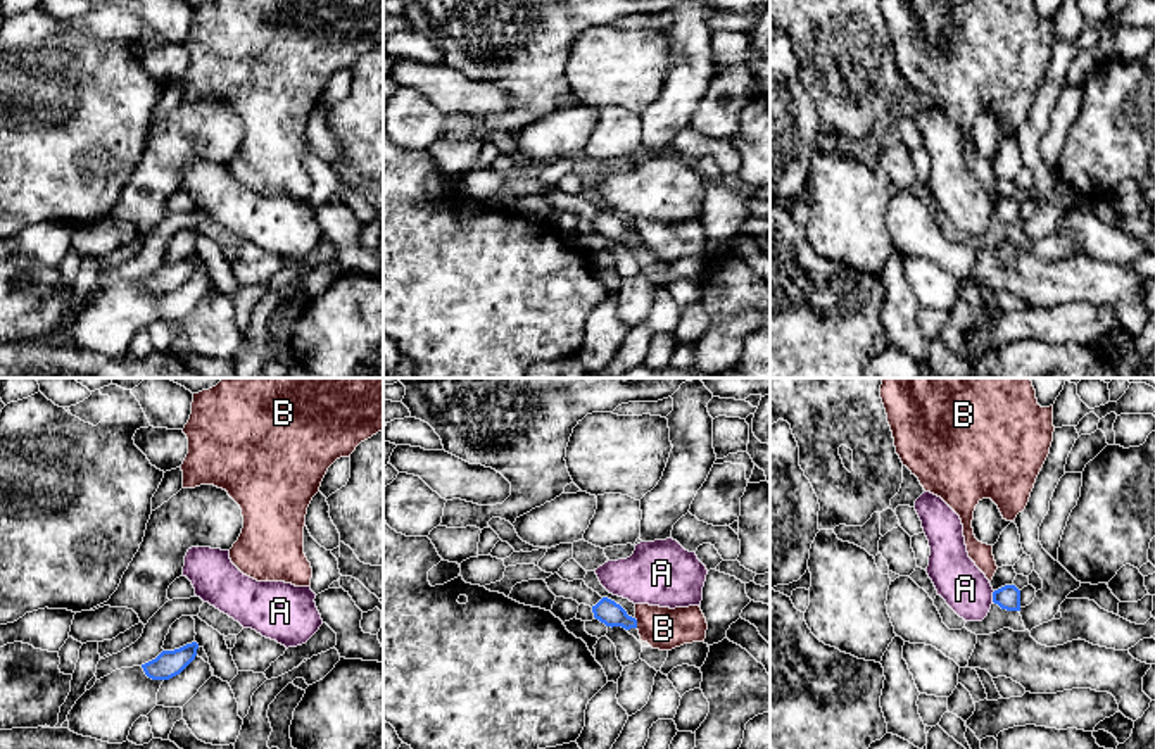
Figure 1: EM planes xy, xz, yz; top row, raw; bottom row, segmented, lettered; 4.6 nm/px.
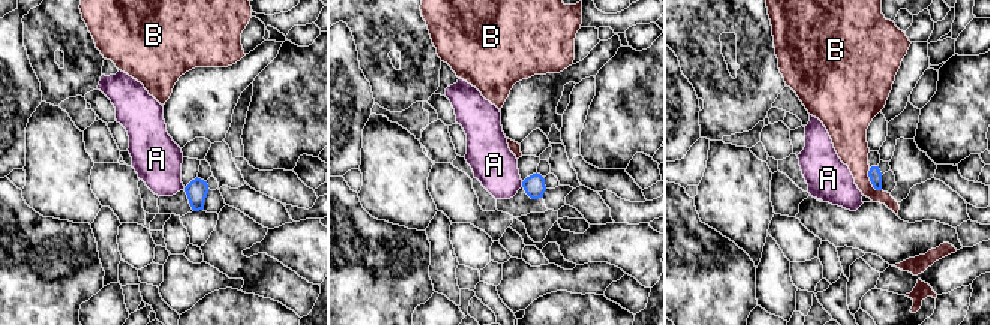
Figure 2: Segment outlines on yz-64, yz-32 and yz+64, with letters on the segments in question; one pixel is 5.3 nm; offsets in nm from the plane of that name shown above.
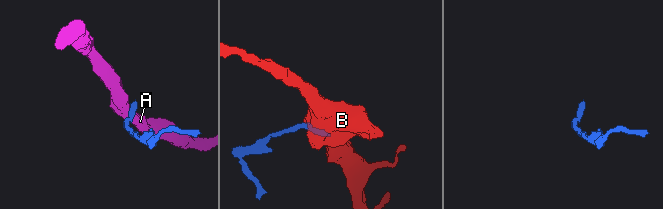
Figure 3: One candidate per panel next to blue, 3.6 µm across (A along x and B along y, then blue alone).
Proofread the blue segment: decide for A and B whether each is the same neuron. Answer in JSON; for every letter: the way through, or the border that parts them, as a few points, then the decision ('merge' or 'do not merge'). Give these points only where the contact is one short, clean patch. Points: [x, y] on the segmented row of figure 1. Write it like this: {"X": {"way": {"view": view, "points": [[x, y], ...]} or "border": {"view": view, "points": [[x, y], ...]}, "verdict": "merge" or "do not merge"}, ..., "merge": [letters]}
{"A": {"border": {"view": "yz", "points": [[995, 591], [991, 601]]}, "verdict": "do not merge"}, "B": {"border": {"view": "xz", "points": [[634, 618], [637, 627]]}, "verdict": "do not merge"}, "merge": []}

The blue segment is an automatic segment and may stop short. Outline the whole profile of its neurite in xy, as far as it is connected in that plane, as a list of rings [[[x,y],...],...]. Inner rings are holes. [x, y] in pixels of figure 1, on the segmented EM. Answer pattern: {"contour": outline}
{"contour": [[[192,642],[174,651],[162,651],[155,659],[142,664],[152,680],[169,680],[180,675],[197,656],[199,644]]]}

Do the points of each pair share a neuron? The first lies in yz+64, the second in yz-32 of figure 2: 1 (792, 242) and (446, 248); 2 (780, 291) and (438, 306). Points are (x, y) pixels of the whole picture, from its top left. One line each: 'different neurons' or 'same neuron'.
1: different neurons
2: different neurons

